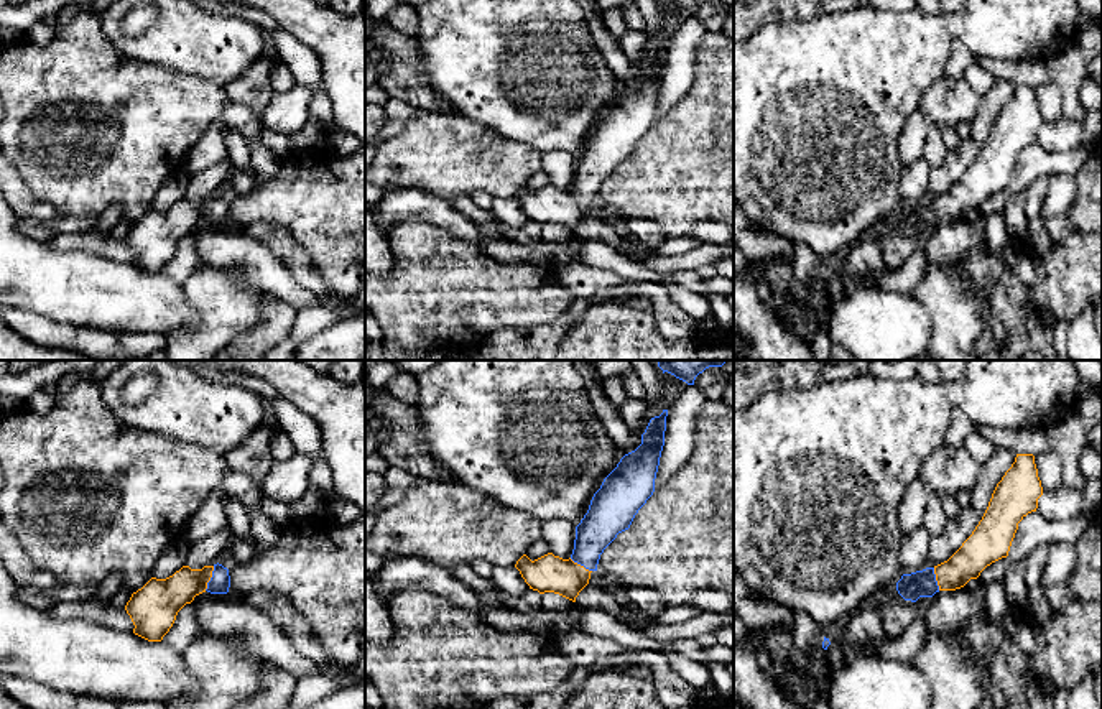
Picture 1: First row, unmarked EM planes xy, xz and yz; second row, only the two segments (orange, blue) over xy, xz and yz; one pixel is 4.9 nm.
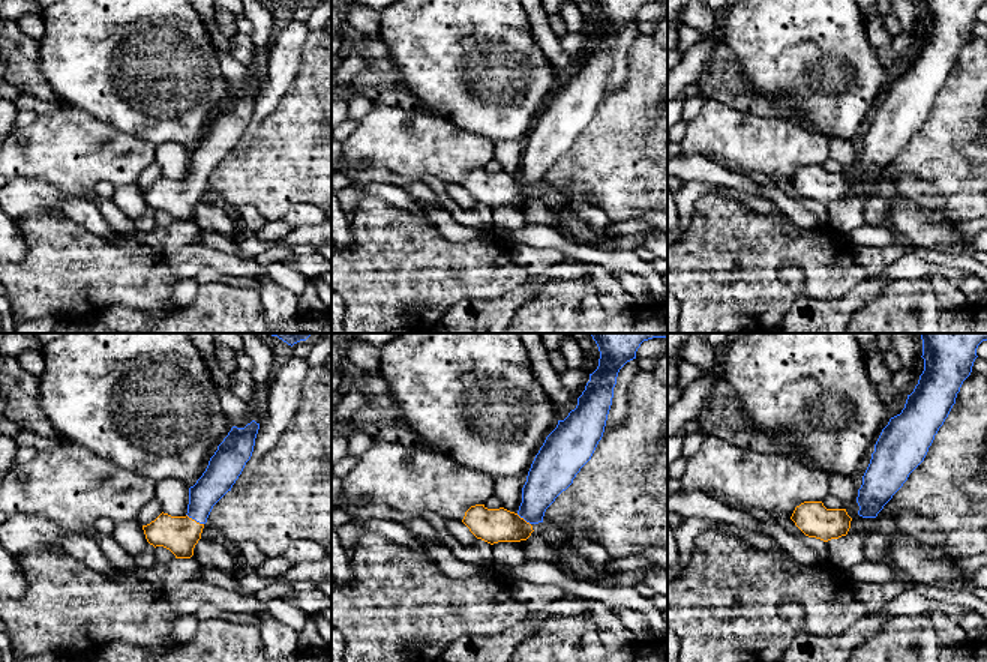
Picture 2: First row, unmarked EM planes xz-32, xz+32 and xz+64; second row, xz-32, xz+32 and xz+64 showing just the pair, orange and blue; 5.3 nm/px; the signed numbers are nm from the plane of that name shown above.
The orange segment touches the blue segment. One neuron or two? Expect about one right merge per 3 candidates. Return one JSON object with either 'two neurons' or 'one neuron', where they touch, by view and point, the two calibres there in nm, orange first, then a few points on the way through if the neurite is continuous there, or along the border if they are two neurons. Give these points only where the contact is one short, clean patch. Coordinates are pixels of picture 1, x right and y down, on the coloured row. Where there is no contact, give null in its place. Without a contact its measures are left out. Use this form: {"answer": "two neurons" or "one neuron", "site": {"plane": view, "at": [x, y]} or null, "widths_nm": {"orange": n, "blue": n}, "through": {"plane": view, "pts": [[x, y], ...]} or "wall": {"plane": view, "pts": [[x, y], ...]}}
{"answer": "one neuron", "site": {"plane": "xy", "at": [211, 576]}, "widths_nm": {"orange": 190, "blue": 100}, "through": {"plane": "xy", "pts": [[165, 597], [186, 583], [211, 576], [219, 583]]}}

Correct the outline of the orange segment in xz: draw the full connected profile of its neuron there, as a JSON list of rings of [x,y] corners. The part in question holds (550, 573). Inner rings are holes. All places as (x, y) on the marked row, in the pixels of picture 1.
[[[668,410],[650,419],[641,444],[625,454],[594,494],[589,510],[576,526],[569,559],[548,553],[535,561],[523,554],[515,568],[530,589],[554,592],[572,602],[589,584],[604,549],[630,528],[638,510],[655,492],[655,479],[664,446]]]

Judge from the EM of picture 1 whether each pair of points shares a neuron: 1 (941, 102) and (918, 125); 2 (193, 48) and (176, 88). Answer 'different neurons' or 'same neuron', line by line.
1: different neurons
2: different neurons

